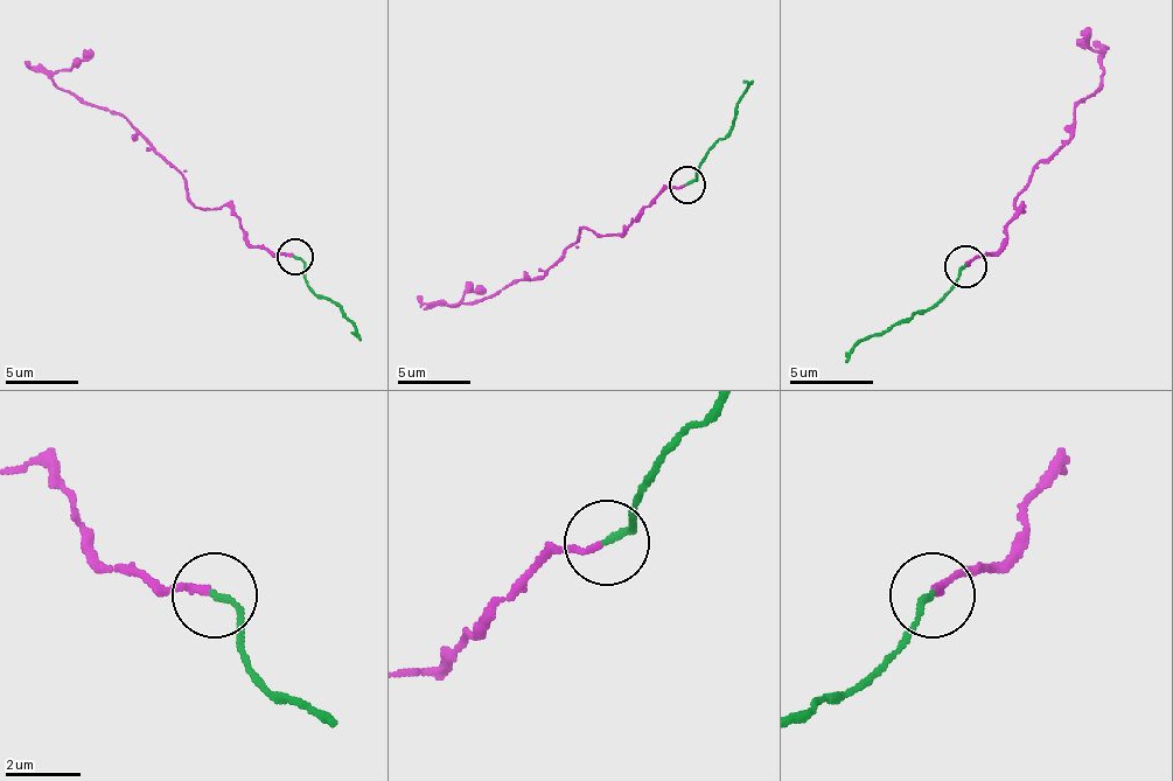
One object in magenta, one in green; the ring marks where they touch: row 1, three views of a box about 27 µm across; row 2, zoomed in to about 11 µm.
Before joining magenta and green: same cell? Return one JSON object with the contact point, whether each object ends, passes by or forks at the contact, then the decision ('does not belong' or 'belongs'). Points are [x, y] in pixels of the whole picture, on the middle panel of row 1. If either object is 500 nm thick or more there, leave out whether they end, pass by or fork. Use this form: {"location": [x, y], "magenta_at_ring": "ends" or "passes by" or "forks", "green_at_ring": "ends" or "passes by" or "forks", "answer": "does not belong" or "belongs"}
{"location": [686, 185], "magenta_at_ring": "ends", "green_at_ring": "ends", "answer": "belongs"}

